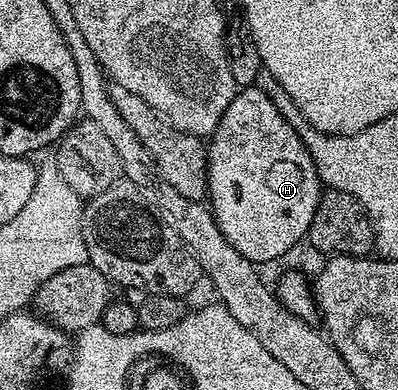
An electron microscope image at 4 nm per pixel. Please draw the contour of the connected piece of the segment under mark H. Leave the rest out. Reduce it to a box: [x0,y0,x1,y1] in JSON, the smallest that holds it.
[207,86,322,264]

